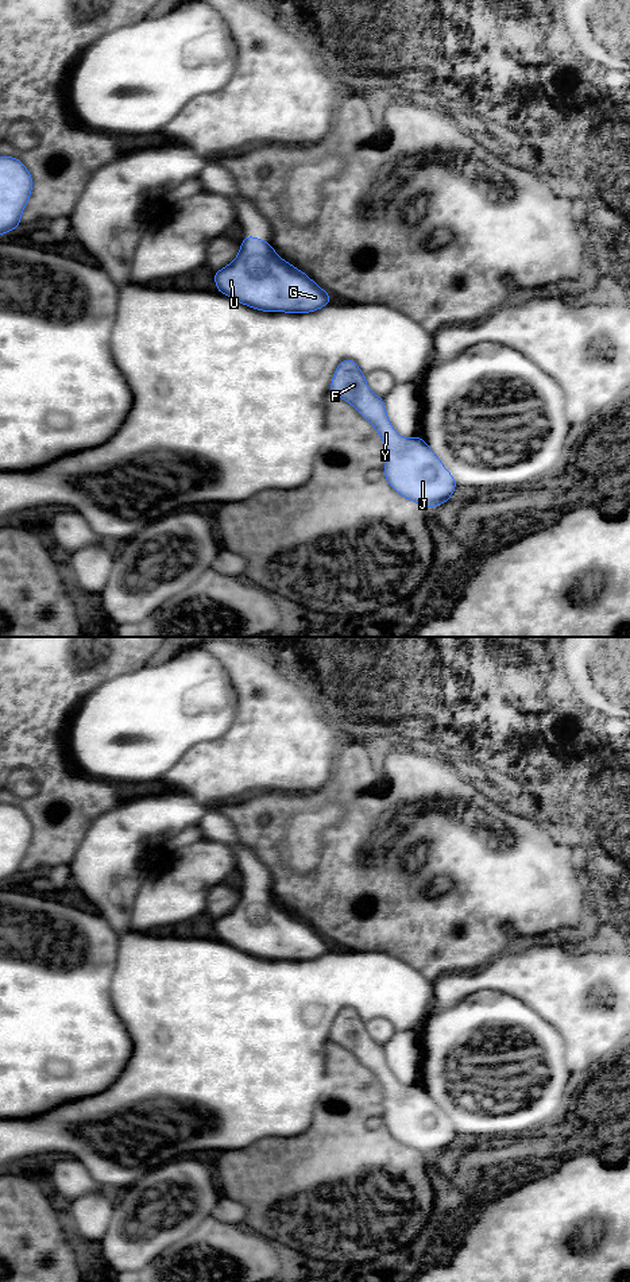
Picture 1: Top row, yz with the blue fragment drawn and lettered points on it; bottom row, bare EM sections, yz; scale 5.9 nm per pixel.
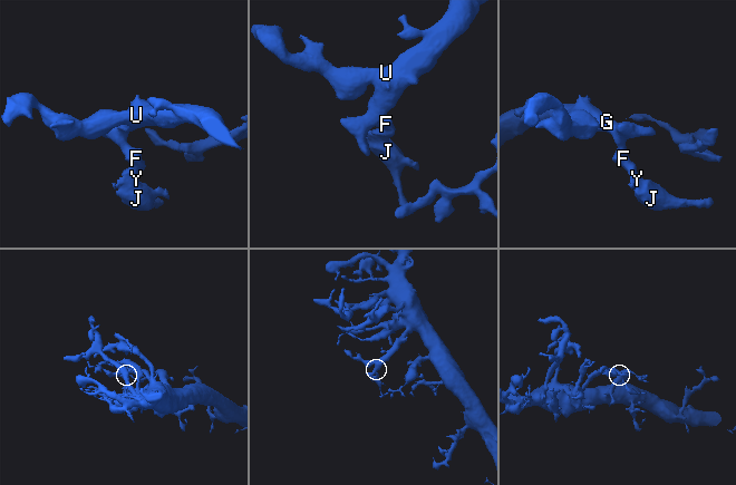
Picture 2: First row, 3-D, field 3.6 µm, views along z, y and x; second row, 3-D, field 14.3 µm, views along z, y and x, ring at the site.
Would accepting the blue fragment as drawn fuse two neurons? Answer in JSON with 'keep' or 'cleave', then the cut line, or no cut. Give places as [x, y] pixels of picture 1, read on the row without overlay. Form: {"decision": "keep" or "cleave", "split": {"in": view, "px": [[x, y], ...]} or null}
{"decision": "keep", "split": null}

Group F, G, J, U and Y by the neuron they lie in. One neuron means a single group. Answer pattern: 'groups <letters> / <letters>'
groups F G J U Y

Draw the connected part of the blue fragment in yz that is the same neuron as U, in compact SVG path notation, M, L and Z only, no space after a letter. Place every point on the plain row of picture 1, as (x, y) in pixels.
M250 883L240 891L233 910L214 920L217 939L263 959L309 961L331 950L329 942L305 920L283 908L274 895Z

